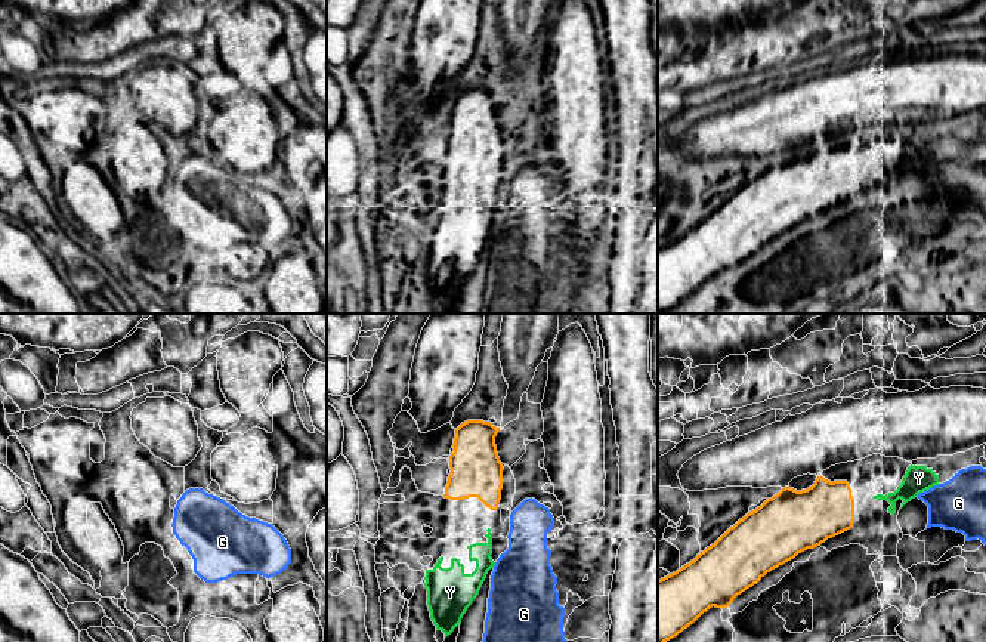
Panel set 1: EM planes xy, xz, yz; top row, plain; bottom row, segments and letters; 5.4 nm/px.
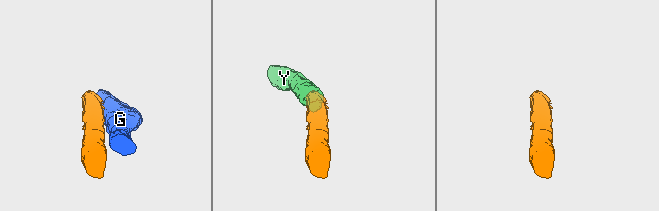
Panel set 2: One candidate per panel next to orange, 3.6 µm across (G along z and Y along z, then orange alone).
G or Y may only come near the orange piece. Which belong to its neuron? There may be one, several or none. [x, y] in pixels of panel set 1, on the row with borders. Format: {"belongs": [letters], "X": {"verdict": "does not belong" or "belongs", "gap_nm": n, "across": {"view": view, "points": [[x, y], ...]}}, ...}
{"belongs": ["Y"], "G": {"verdict": "does not belong", "gap_nm": 80, "across": {"view": "xz", "points": [[497, 508], [510, 515]]}}, "Y": {"verdict": "belongs", "gap_nm": 100, "across": {"view": "xz", "points": [[491, 509], [490, 528]]}}}

